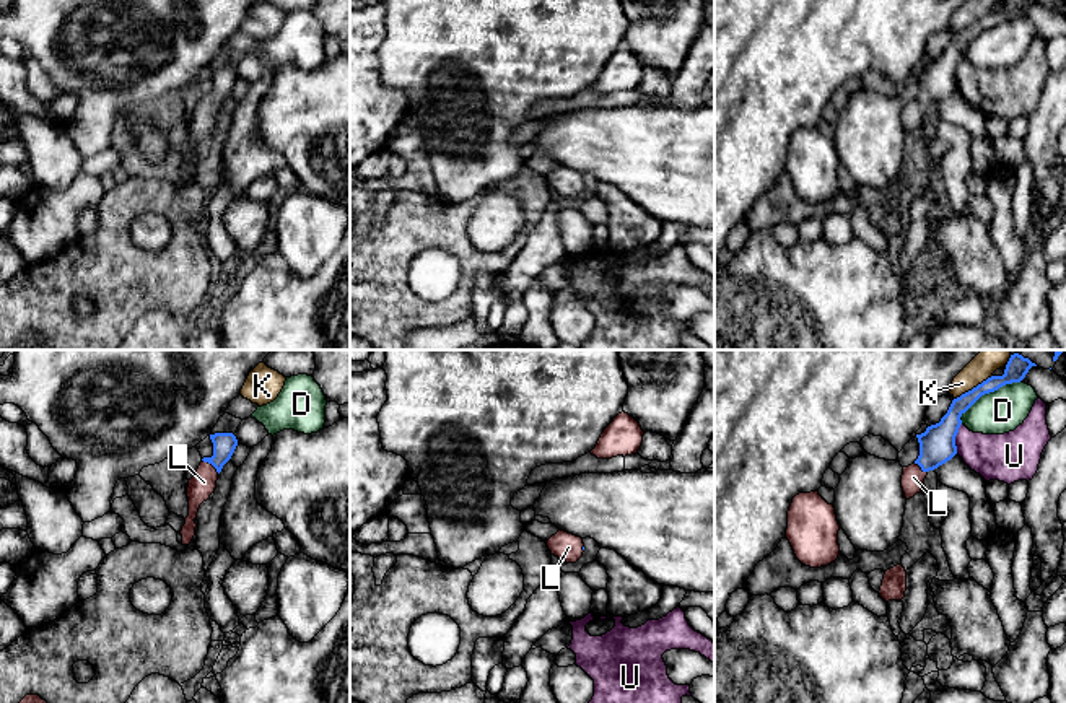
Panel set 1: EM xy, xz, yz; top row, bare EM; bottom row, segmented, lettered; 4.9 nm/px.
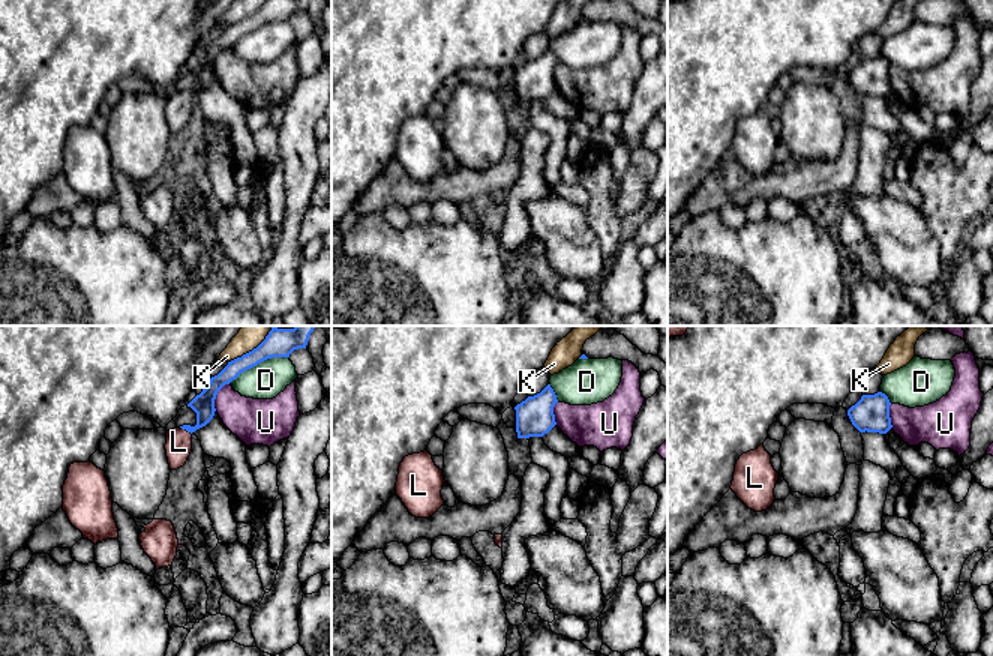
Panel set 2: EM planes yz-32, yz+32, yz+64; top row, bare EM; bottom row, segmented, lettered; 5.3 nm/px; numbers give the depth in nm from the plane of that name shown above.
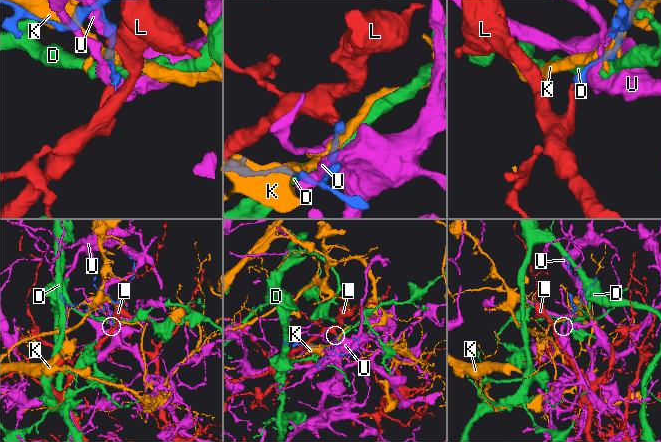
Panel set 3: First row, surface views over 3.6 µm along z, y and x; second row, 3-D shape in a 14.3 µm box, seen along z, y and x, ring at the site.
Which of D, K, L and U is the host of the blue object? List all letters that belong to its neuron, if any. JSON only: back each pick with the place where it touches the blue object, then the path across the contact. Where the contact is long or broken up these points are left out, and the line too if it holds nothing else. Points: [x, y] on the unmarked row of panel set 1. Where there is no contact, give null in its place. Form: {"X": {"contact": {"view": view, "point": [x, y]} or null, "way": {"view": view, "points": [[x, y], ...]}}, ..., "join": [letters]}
{"L": {"contact": {"view": "xy", "point": [210, 98]}, "way": {"view": "xy", "points": [[223, 78], [223, 85], [210, 98], [204, 117]]}}, "join": ["L"]}

